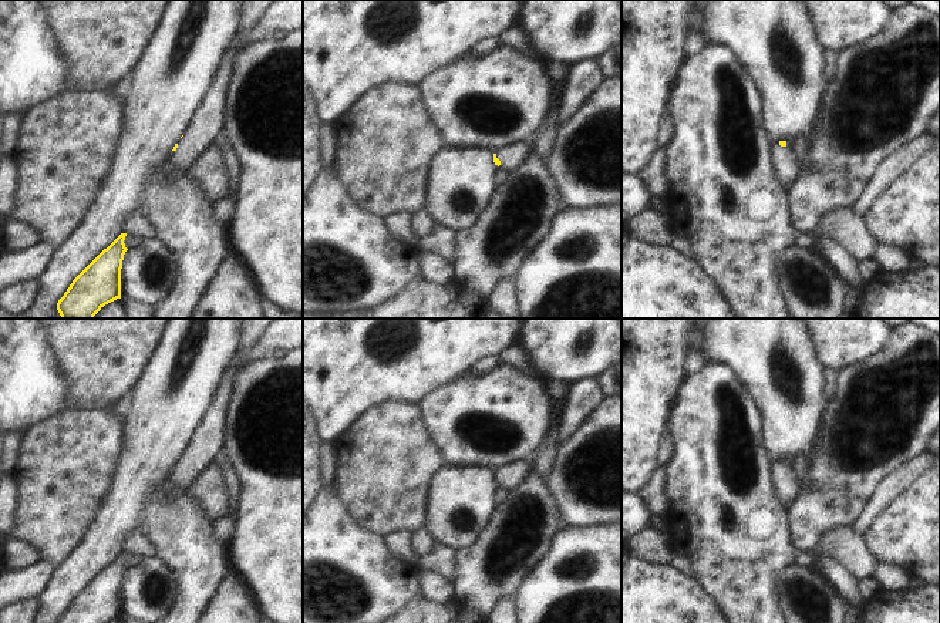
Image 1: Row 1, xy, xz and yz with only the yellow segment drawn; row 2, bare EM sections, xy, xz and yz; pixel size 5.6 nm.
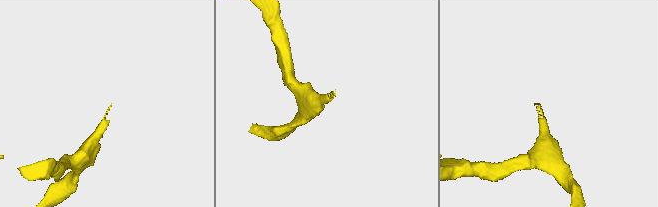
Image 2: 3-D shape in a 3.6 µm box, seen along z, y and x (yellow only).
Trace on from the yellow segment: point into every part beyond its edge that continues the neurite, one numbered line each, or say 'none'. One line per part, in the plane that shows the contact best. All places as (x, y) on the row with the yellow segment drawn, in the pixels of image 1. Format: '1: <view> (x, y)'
1: xz (511, 157)

